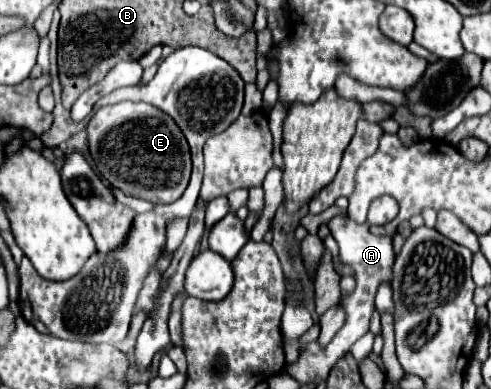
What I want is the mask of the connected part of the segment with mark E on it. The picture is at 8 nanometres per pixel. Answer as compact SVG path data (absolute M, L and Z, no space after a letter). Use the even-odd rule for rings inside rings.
M122 101L94 111L88 127L90 155L98 173L130 197L152 203L174 203L190 179L190 149L180 127L154 105Z

